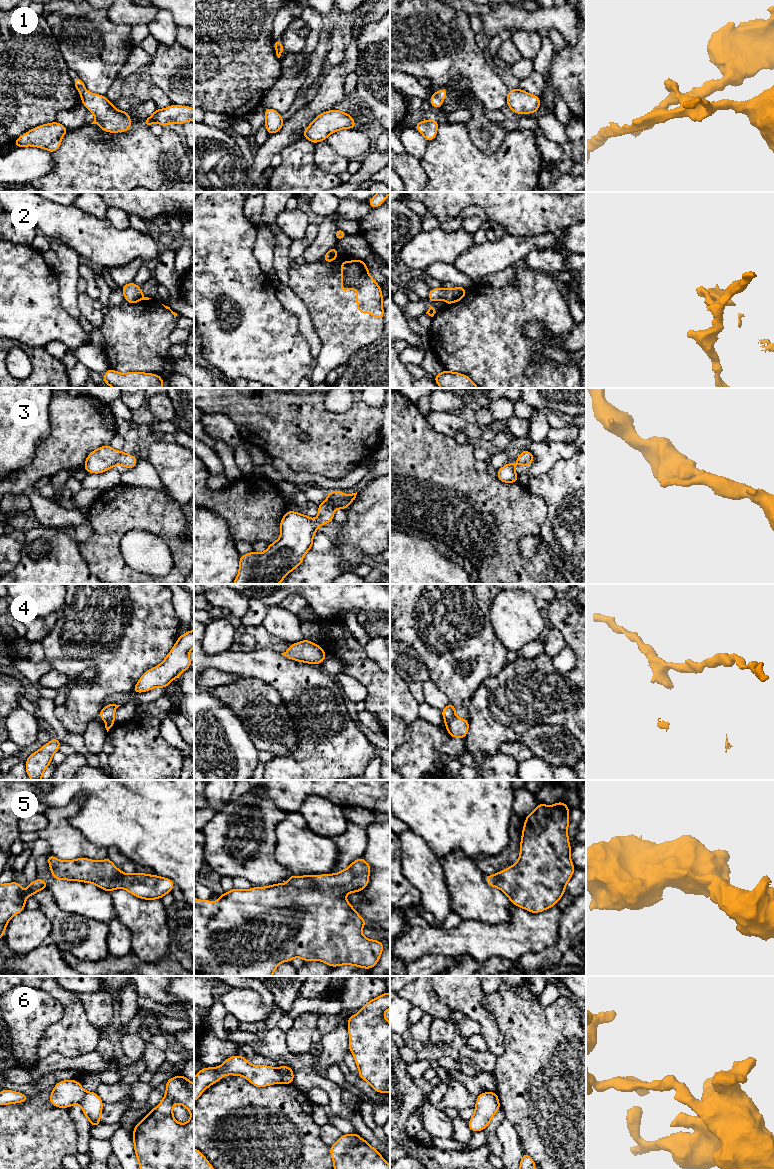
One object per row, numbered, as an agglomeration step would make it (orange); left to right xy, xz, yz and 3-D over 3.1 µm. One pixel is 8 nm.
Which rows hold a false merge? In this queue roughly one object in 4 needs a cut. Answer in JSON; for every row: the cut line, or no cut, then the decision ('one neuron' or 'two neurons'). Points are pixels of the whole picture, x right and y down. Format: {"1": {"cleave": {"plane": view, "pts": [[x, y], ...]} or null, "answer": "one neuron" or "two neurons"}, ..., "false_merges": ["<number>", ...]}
{"1": {"cleave": null, "answer": "one neuron"}, "2": {"cleave": {"plane": "yz", "pts": [[466, 289], [456, 300]]}, "answer": "two neurons"}, "3": {"cleave": null, "answer": "one neuron"}, "4": {"cleave": {"plane": "yz", "pts": [[454, 715], [445, 721]]}, "answer": "two neurons"}, "5": {"cleave": null, "answer": "one neuron"}, "6": {"cleave": {"plane": "xz", "pts": [[276, 1068], [282, 1082]]}, "answer": "two neurons"}, "false_merges": ["2", "4", "6"]}

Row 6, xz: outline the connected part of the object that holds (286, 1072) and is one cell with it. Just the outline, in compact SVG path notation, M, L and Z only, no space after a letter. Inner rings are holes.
M279 1066L277 1070L280 1073L283 1084L293 1084L294 1074L290 1066Z

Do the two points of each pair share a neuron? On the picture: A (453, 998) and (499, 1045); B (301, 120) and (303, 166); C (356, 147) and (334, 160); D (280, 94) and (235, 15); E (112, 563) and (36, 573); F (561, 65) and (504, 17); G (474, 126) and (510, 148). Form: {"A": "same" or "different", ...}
{"A": "same", "B": "different", "C": "different", "D": "different", "E": "different", "F": "different", "G": "different"}

